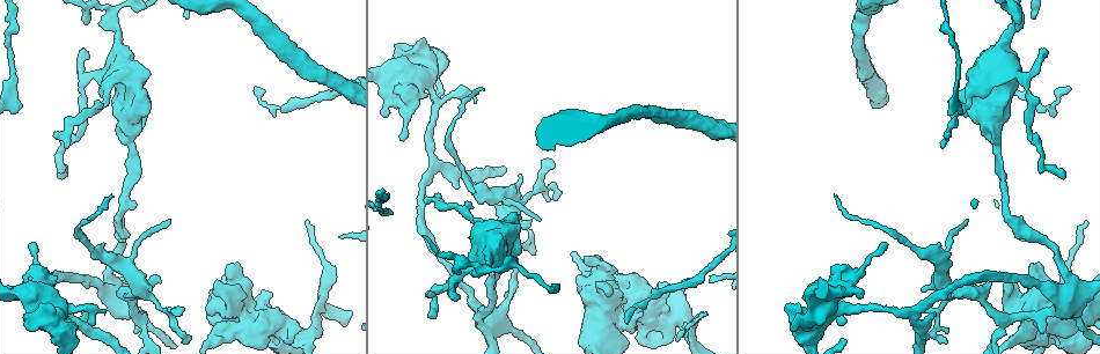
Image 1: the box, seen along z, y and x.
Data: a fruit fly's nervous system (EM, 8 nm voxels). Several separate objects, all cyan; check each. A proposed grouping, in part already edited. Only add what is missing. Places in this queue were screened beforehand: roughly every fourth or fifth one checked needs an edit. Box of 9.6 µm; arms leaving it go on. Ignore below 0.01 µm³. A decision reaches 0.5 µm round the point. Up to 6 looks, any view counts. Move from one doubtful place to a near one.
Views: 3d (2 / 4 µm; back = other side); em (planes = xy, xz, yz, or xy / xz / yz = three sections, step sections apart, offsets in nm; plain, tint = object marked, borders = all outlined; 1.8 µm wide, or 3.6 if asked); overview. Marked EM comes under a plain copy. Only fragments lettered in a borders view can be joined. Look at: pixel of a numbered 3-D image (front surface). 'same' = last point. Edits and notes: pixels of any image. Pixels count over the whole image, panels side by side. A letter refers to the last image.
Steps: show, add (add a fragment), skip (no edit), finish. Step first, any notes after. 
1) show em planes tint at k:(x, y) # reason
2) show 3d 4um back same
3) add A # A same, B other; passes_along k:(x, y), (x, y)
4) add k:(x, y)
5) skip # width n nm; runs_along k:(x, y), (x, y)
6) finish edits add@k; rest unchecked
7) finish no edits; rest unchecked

show em planes borders at 1:(590, 261) # free end

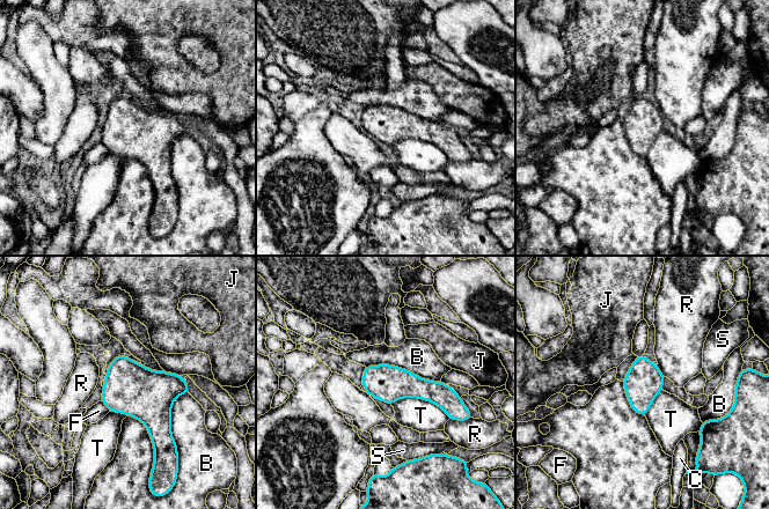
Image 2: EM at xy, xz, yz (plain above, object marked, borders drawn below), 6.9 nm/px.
skip # B other, C other, F other, J other, R other, S other, T other; no lettered fragment goes on from it

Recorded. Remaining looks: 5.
show em planes borders at 1:(431, 314) # end of a long branch

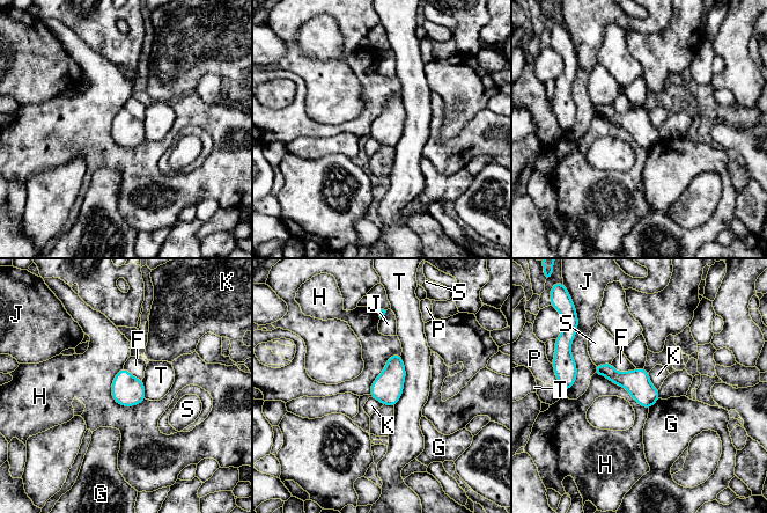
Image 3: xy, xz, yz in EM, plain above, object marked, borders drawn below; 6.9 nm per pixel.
skip # longest_contact T 360 nm; F other, G other, H other, J other, K other, P other, S other, T other; border 3:(123, 367), (111, 396), (134, 407); no lettered fragment goes on from it

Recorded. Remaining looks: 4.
show em xz step 4 borders at 1:(54, 342) # stops while still wide

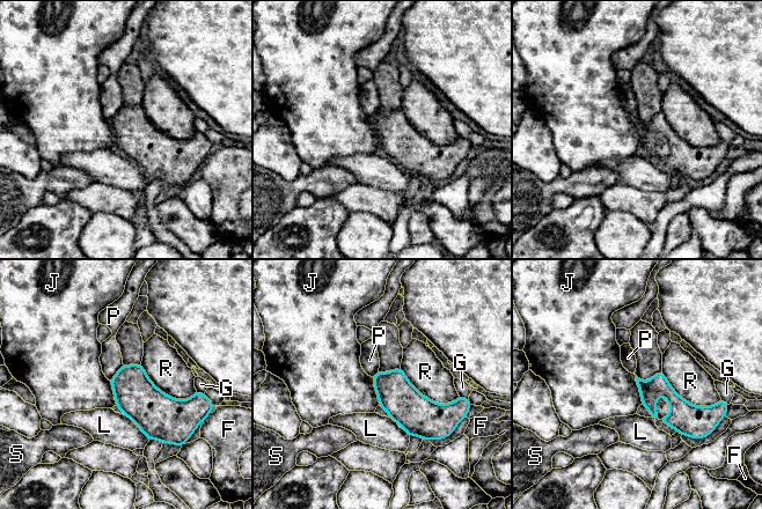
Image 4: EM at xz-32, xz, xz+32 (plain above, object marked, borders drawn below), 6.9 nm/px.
show em planes borders same

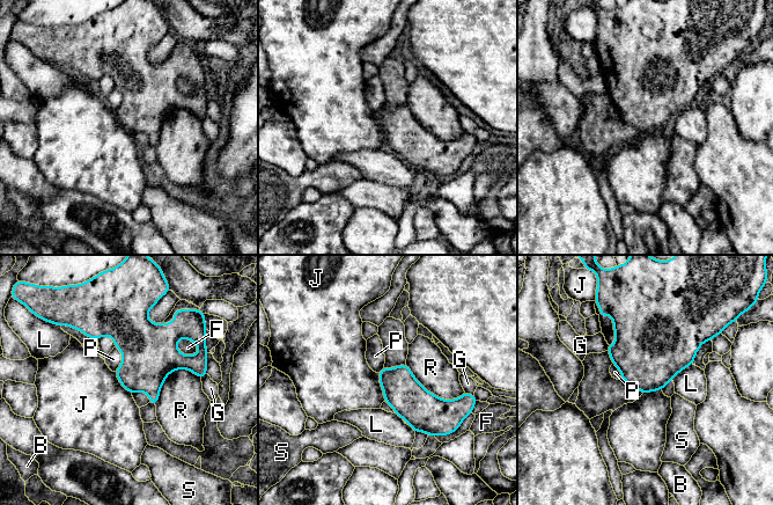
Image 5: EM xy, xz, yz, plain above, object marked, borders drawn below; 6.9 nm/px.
skip # longest_contact R 460 nm; B other, F other, G other, J other, L other, P other, R other, S other; border 5:(377, 373), (384, 401); none of them fits

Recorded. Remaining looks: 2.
finish no edits; rest unchecked

